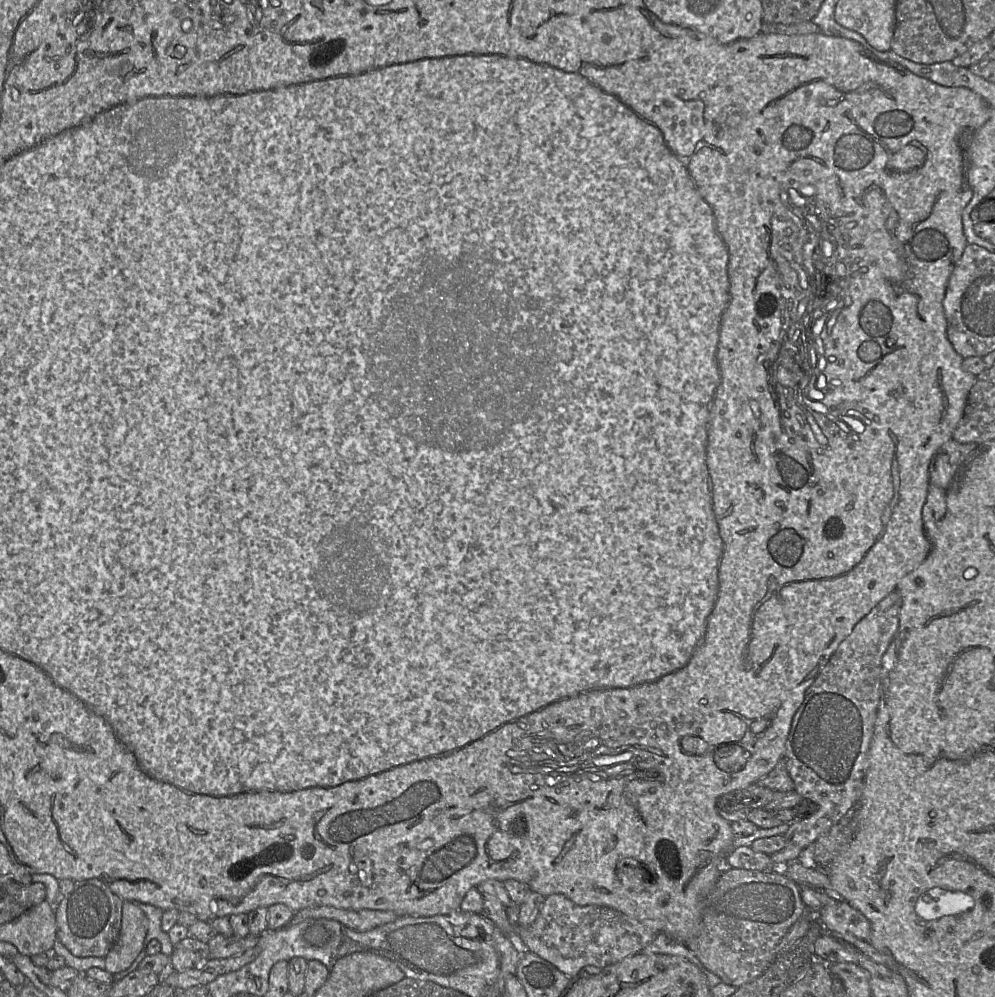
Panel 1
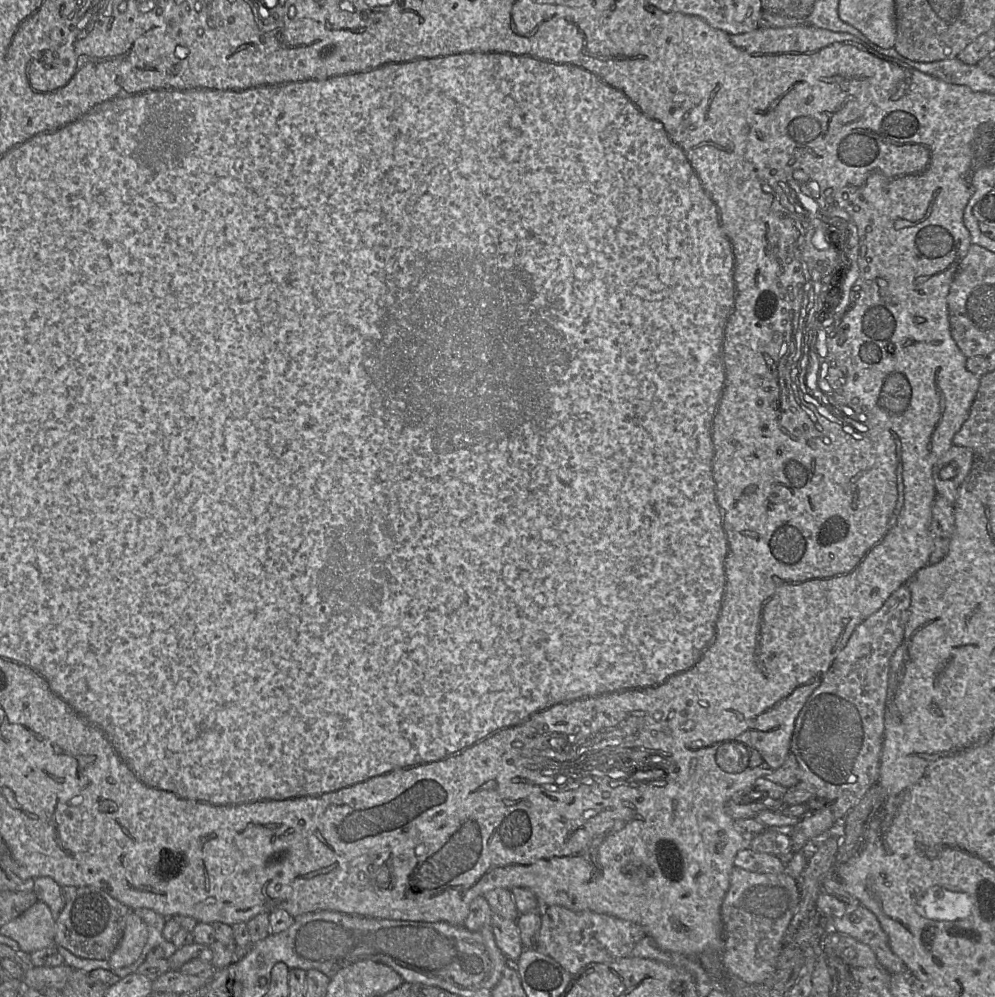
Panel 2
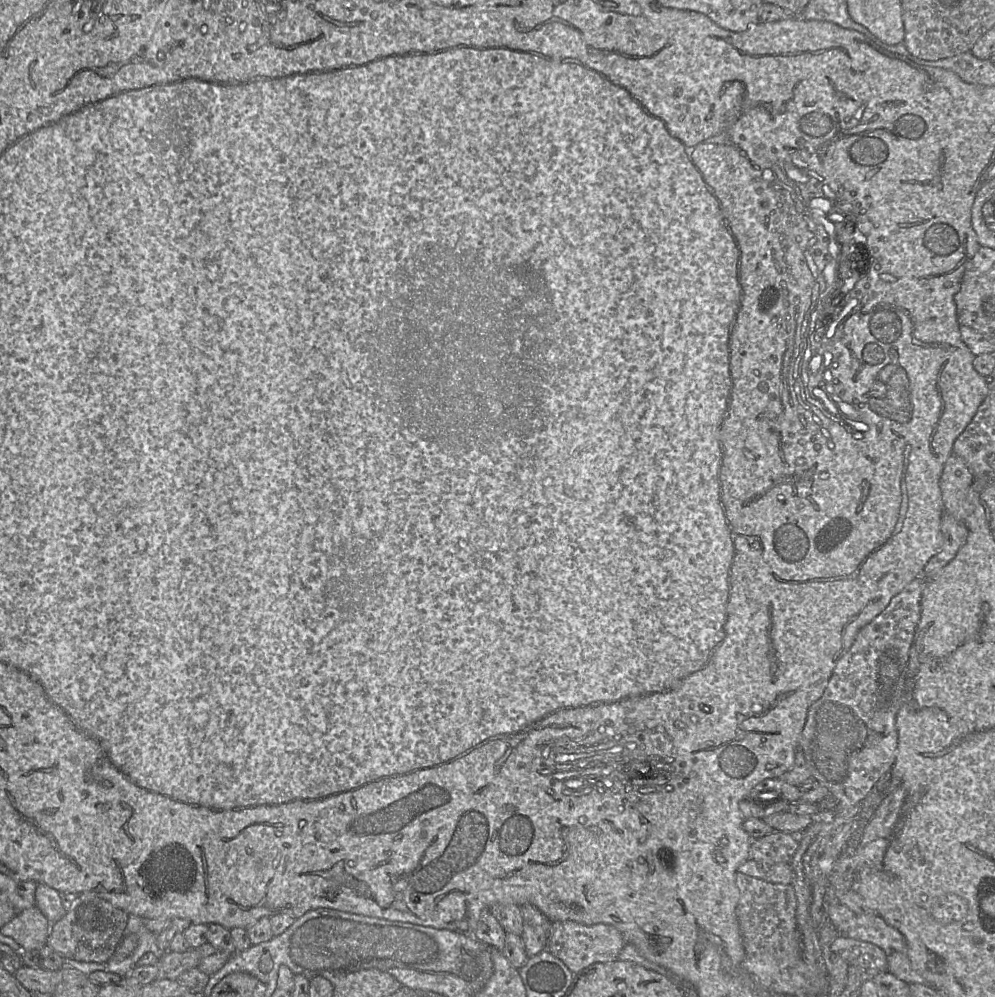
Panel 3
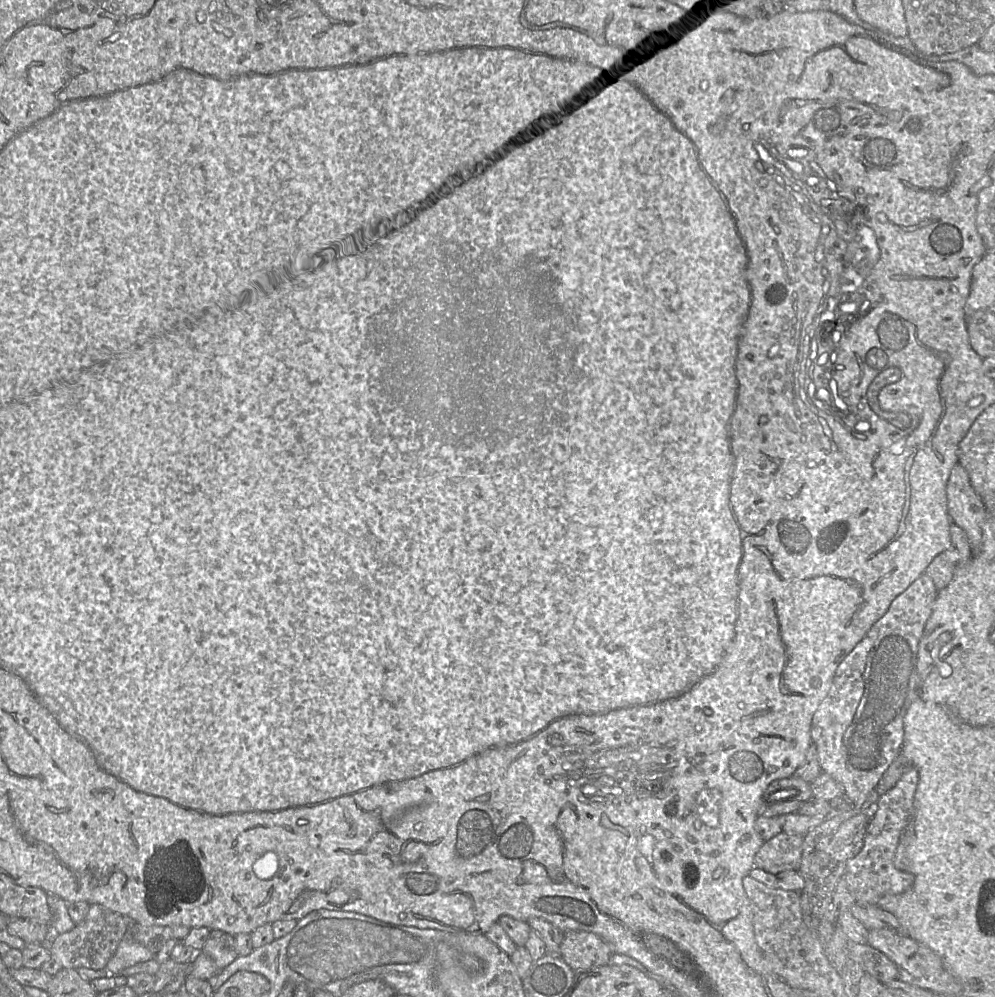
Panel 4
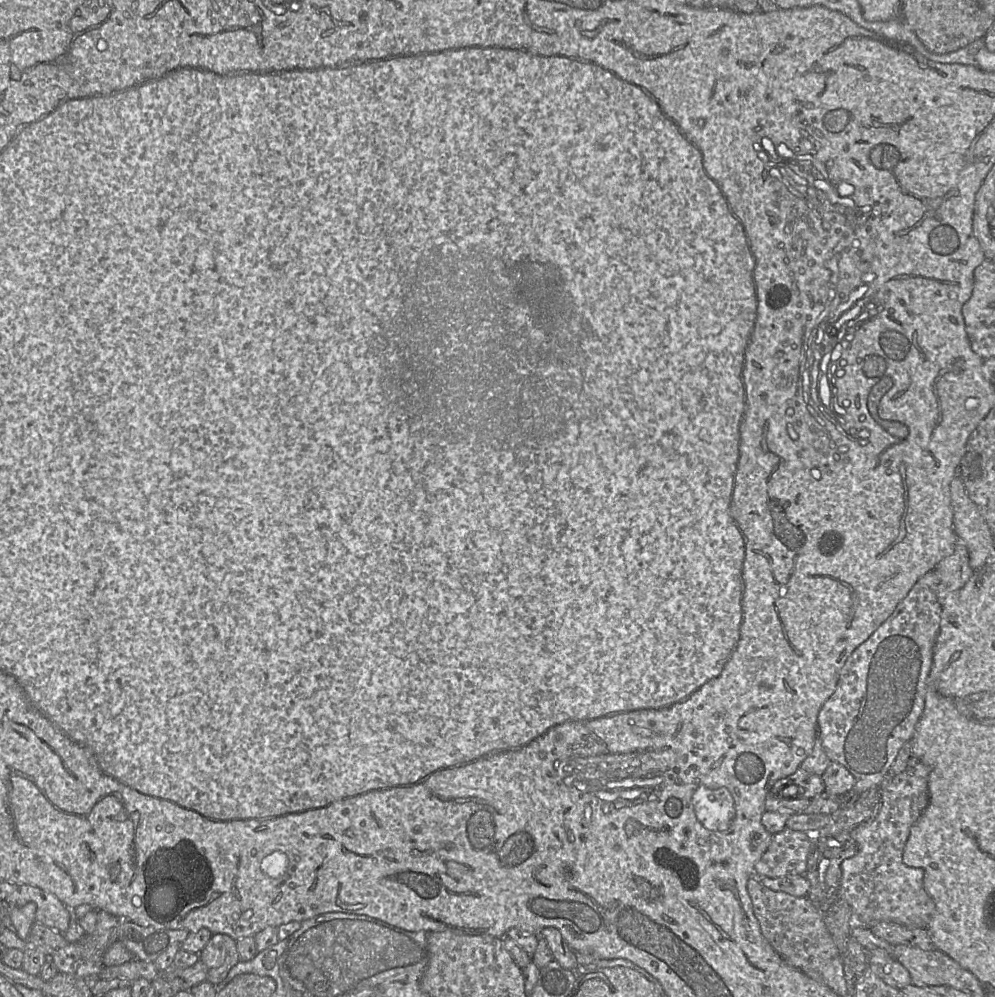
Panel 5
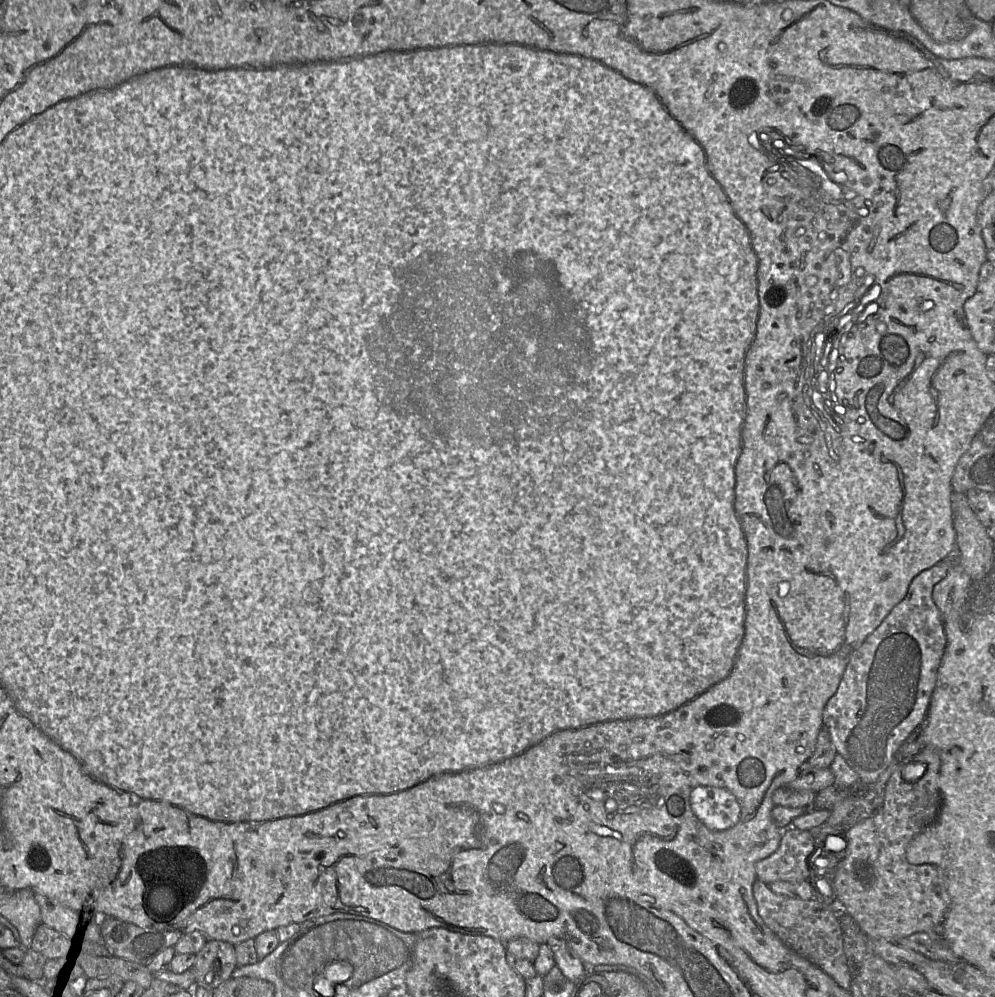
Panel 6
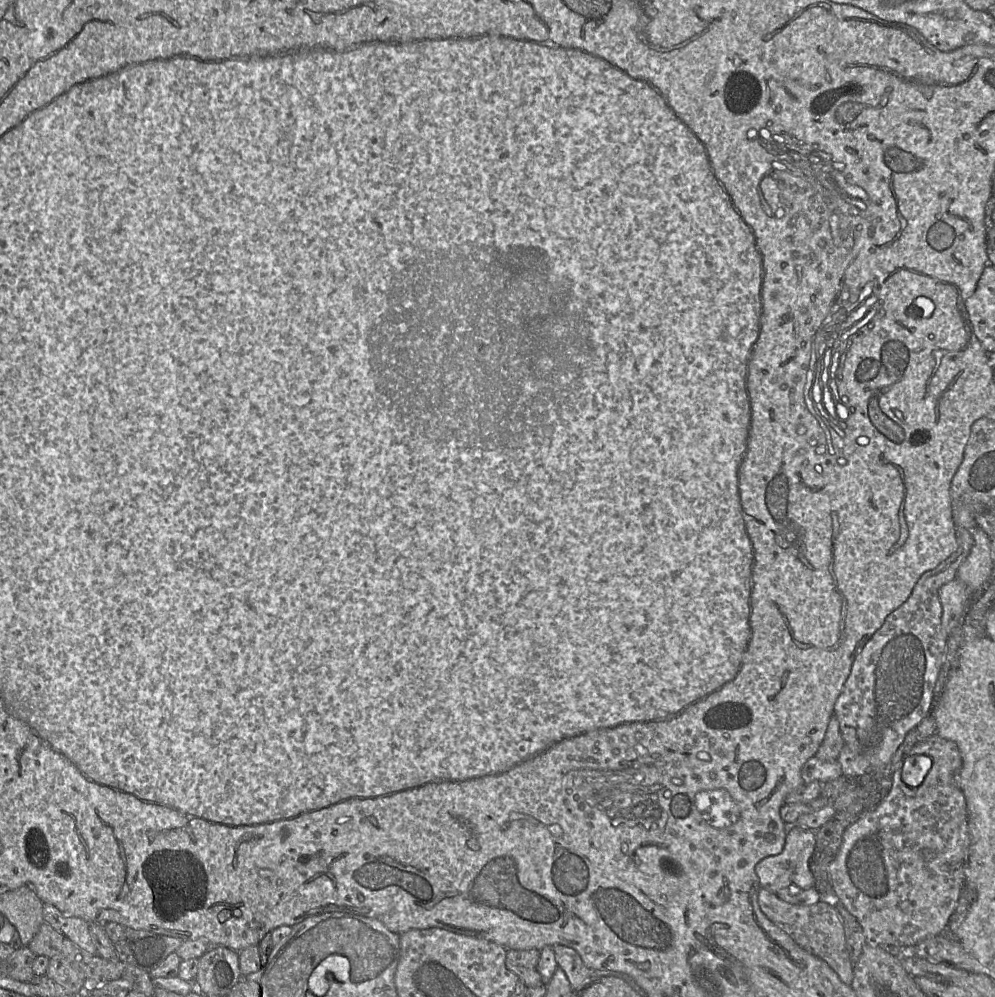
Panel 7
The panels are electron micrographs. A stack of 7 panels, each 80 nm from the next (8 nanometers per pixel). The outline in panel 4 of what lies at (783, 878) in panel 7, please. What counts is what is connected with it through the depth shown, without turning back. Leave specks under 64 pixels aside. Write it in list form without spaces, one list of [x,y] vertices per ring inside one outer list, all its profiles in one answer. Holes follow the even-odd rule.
[[[781,831],[764,841],[754,857],[754,866],[778,874],[800,867],[804,836]]]

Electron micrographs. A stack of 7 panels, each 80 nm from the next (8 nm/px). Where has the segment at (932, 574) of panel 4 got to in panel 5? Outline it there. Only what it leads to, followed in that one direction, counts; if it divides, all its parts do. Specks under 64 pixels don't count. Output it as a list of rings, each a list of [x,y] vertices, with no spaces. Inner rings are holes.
[[[958,542],[953,553],[941,560],[935,571],[939,577],[937,597],[942,608],[946,597],[965,586],[973,574],[966,546]]]

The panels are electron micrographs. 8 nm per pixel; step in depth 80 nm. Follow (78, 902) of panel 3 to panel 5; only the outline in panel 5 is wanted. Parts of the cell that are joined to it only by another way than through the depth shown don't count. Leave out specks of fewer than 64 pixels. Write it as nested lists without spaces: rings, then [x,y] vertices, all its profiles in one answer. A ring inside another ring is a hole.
[[[97,910],[97,925],[92,934],[84,934],[78,941],[68,943],[52,954],[58,971],[89,980],[97,978],[104,966],[105,951],[117,941],[121,920],[108,912]]]

